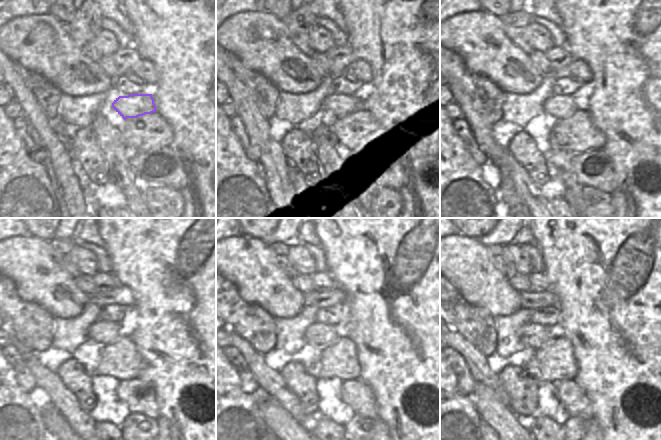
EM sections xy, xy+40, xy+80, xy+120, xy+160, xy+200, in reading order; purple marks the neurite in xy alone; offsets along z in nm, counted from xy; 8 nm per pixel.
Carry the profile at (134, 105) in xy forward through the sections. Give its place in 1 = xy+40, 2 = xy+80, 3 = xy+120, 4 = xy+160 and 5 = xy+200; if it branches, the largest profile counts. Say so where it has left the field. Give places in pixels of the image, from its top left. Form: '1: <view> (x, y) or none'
1: xy+40 (340, 105)
2: xy+80 (560, 107)
3: xy+120 (106, 333)
4: xy+160 (317, 334)
5: xy+200 (534, 336)

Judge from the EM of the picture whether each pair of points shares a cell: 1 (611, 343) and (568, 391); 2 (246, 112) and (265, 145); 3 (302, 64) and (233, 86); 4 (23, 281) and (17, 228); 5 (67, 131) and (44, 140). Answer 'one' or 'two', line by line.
1: two
2: one
3: two
4: two
5: two

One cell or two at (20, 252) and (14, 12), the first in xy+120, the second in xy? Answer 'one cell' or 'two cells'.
two cells

